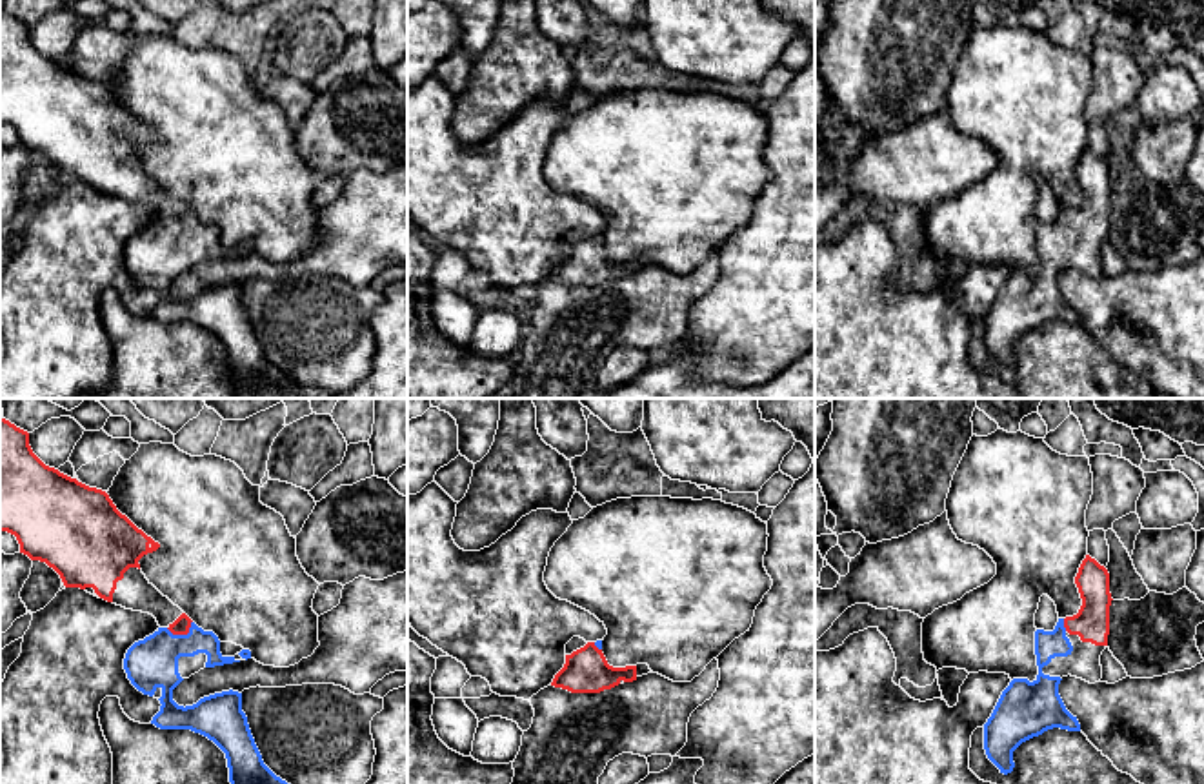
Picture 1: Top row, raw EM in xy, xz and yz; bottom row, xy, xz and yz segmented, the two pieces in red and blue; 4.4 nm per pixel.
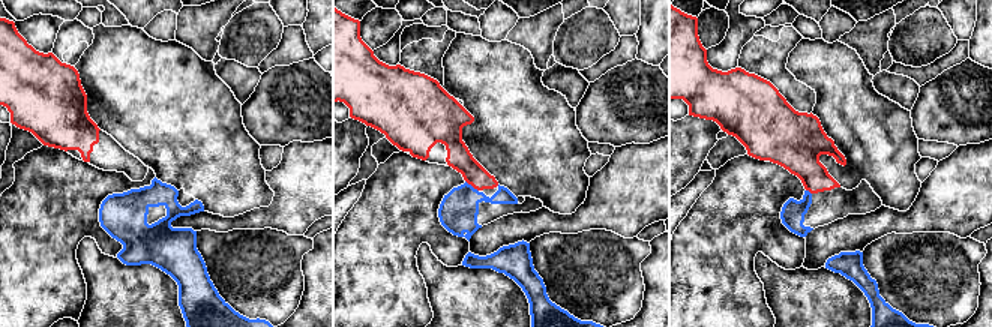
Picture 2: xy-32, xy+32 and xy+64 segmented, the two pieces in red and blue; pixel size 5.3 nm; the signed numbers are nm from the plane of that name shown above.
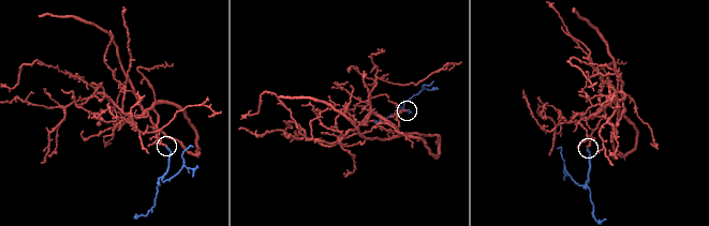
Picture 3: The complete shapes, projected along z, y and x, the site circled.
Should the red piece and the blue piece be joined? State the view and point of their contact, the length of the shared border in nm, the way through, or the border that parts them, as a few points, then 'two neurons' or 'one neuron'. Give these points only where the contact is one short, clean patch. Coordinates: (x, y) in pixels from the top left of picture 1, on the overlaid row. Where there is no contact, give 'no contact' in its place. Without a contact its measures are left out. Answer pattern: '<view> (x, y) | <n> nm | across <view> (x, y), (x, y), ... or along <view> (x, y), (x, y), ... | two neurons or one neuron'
xy (182, 633) | 120 nm | across xy (180, 626), (182, 633), (153, 663) | one neuron

